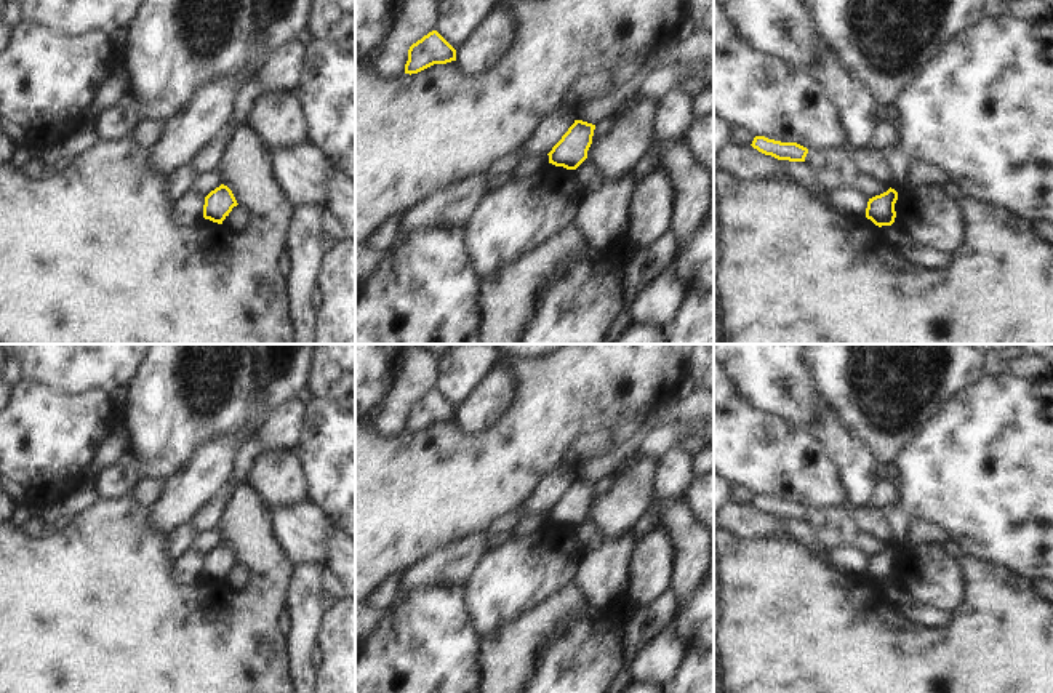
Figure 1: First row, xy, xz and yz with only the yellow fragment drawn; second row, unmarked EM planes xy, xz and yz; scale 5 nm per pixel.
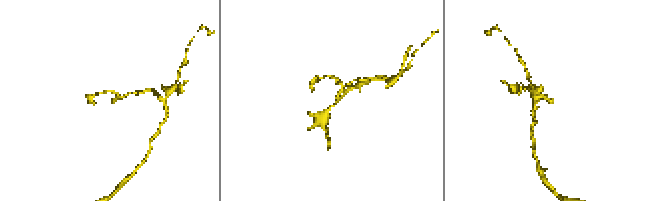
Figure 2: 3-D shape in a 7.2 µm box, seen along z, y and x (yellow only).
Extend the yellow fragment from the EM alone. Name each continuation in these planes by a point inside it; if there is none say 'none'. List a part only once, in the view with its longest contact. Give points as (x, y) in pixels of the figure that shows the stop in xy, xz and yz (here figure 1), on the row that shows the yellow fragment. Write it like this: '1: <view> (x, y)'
none

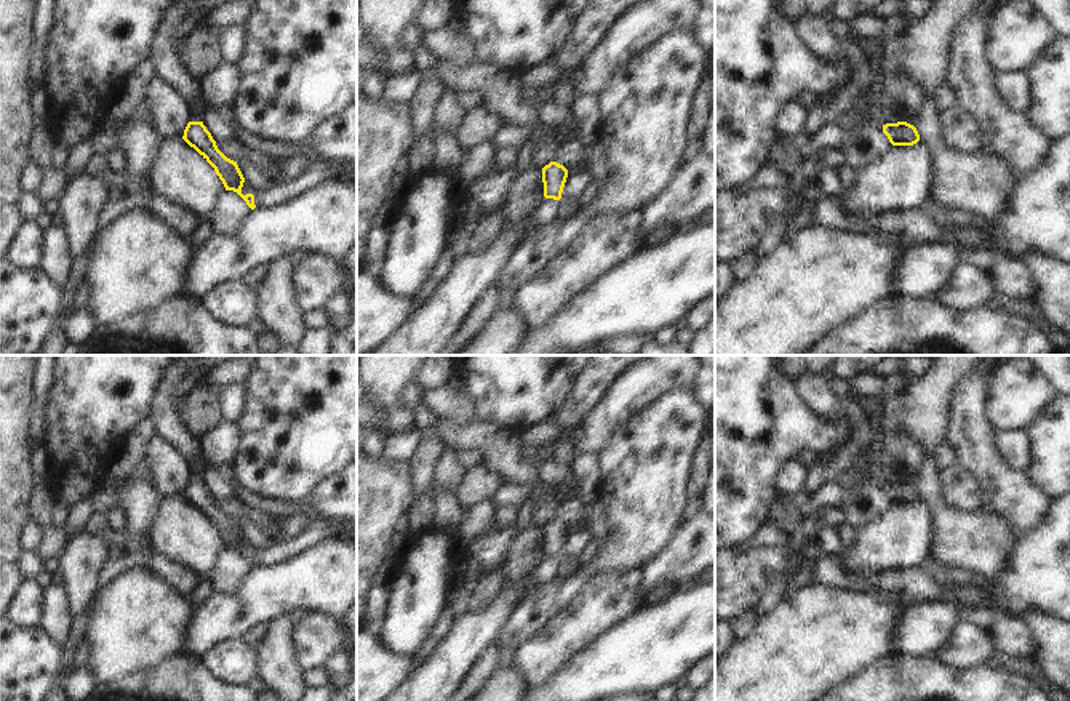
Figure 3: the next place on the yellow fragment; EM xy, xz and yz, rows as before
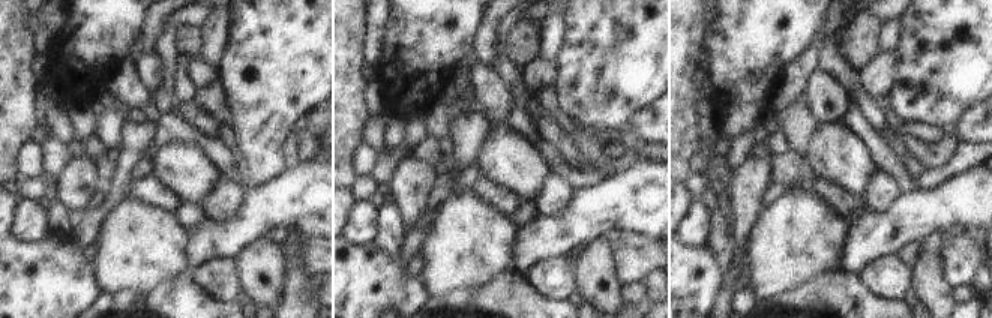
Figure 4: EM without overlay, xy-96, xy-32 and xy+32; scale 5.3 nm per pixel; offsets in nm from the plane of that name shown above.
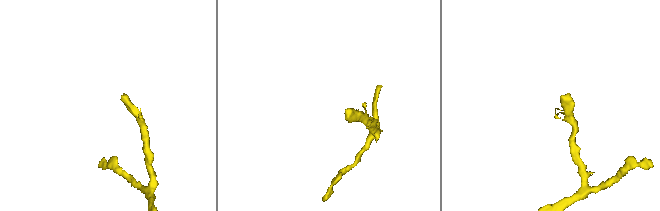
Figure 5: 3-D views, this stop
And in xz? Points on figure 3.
none

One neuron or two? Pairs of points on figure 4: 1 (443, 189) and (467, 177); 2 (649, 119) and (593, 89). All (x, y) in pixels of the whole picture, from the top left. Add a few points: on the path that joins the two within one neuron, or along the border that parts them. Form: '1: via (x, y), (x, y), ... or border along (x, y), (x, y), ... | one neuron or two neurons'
1: via (449, 186), (461, 183) | one neuron
2: border along (653, 101), (643, 107), (626, 128) | two neurons

